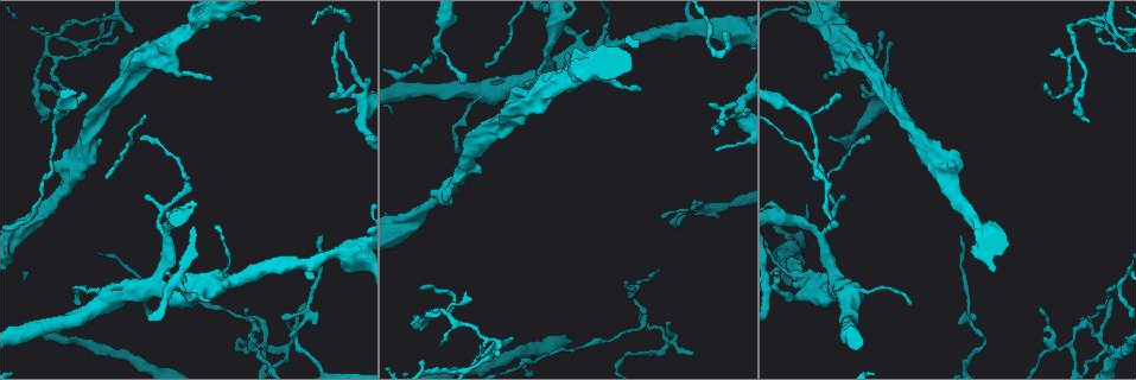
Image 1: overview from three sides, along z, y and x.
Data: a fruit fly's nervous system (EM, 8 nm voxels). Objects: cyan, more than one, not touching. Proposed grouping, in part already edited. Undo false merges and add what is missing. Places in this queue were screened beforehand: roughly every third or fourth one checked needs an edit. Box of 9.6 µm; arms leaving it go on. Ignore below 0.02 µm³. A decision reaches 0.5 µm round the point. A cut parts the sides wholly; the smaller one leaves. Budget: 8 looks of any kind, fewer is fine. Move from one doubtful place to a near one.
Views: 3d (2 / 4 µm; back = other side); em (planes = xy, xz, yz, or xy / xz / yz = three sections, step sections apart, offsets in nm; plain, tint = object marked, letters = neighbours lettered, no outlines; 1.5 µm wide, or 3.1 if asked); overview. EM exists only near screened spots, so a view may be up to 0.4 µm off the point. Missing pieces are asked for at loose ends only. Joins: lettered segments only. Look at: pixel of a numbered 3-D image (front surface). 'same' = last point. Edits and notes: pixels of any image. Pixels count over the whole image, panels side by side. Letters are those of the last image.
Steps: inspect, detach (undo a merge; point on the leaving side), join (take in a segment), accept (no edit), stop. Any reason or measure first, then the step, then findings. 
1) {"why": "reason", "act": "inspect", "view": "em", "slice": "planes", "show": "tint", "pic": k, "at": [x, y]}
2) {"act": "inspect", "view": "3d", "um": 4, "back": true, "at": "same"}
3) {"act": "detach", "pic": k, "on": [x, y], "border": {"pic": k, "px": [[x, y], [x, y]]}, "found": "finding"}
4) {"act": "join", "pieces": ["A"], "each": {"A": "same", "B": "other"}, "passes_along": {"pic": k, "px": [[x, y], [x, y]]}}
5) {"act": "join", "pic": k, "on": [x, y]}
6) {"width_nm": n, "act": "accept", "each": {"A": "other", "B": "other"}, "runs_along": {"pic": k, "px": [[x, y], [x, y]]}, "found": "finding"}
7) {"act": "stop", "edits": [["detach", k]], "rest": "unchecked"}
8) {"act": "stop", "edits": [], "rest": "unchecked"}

{"act": "inspect", "view": "em", "slice": "xz", "step": 8, "show": "tint", "pic": 1, "at": [226, 274]}

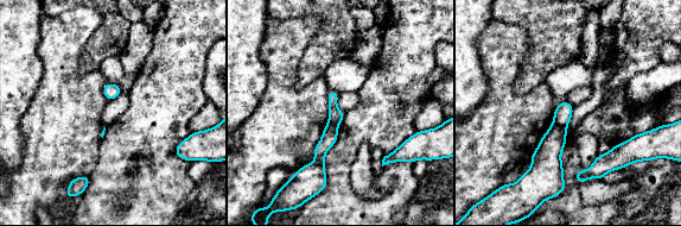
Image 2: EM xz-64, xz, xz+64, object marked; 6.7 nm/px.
{"why": "see the neighbours", "act": "inspect", "view": "em", "slice": "xz", "step": 8, "show": "letters", "at": "same"}

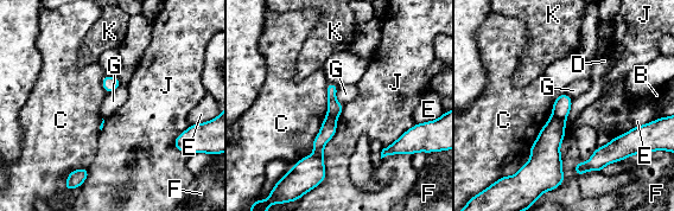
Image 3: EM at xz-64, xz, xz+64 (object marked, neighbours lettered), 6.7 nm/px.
{"longest_contact_nm": ["C", 650], "act": "detach", "pic": 3, "on": [561, 107], "each": {"B": "other", "C": "other", "D": "other", "E": "other", "F": "other", "G": "other", "J": "other", "K": "other"}, "found": "a second neuron is stuck on"}

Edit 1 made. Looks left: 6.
{"act": "inspect", "view": "overview"}

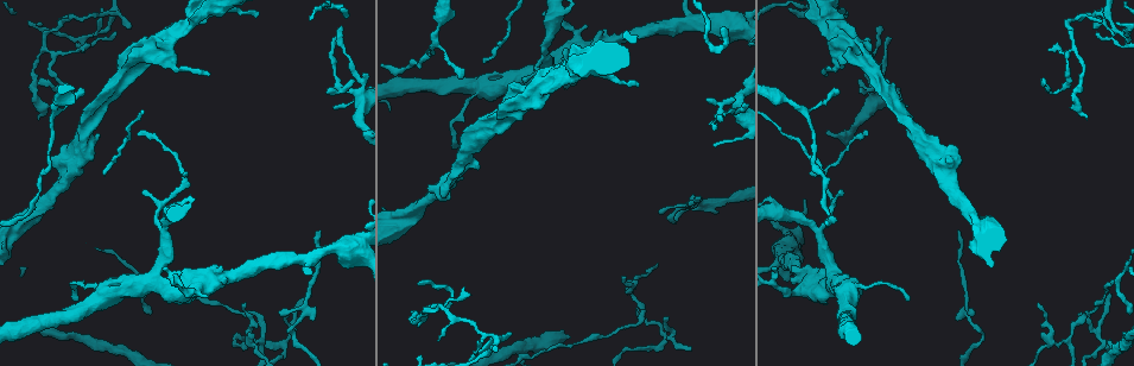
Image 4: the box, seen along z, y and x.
{"why": "sharp bend", "act": "inspect", "view": "em", "slice": "planes", "show": "tint", "pic": 4, "at": [643, 308]}

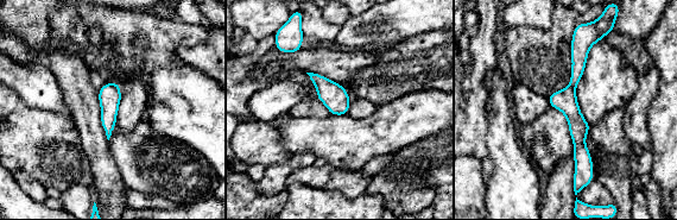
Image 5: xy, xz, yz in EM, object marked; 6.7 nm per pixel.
{"act": "inspect", "view": "em", "slice": "planes", "show": "letters", "at": "same"}

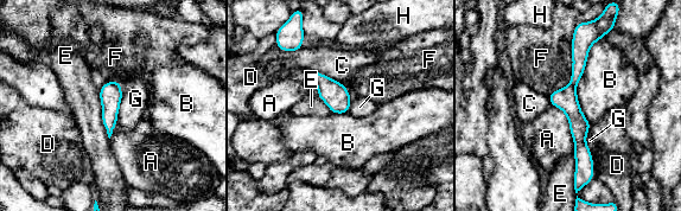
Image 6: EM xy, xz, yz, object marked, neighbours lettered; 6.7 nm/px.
{"act": "detach", "pic": 6, "on": [580, 50], "each": {"A": "other", "B": "other", "C": "other", "D": "other", "E": "other", "F": "other", "G": "other", "H": "other"}, "border": {"pic": 6, "px": [[570, 83], [574, 88]]}, "found": "a second neuron is stuck on"}

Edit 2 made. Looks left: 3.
{"act": "inspect", "view": "overview"}

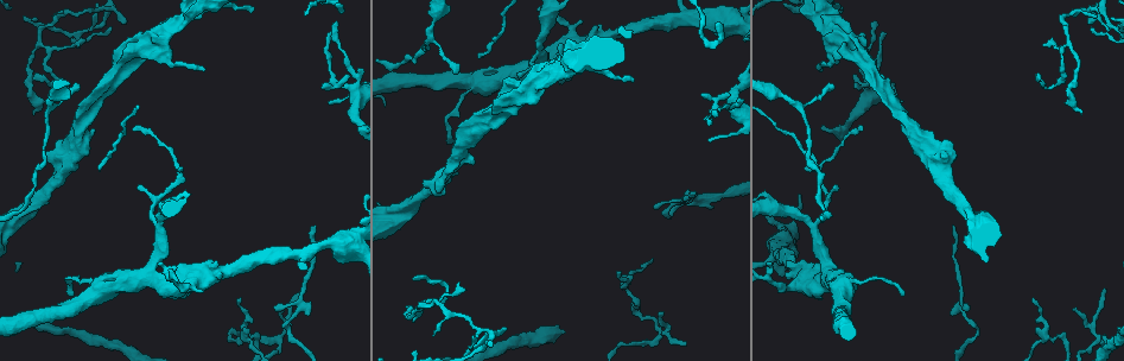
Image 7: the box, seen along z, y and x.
{"why": "touches itself", "act": "inspect", "view": "3d", "um": 2, "back": true, "pic": 7, "at": [828, 58]}

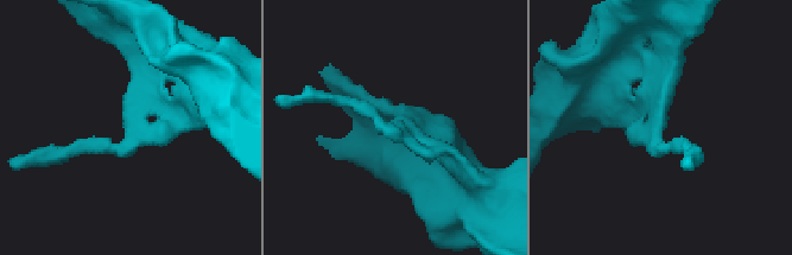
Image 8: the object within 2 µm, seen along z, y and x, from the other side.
{"act": "inspect", "view": "em", "slice": "xy", "step": 4, "show": "letters", "pic": 8, "at": [656, 125]}

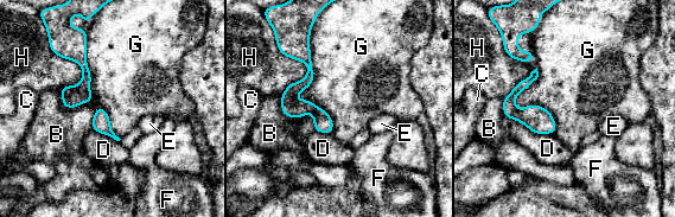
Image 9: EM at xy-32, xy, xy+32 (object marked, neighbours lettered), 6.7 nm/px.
{"act": "accept", "each": {"B": "other", "C": "other", "D": "other", "E": "other", "F": "other", "G": "other", "H": "other"}, "runs_along": {"pic": 9, "px": [[306, 50], [310, 77], [295, 99], [328, 131]]}, "found": "continuous, no second neuron"}

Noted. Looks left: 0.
{"act": "stop", "edits": [["detach", 3], ["detach", 6]], "rest": "unchecked"}

